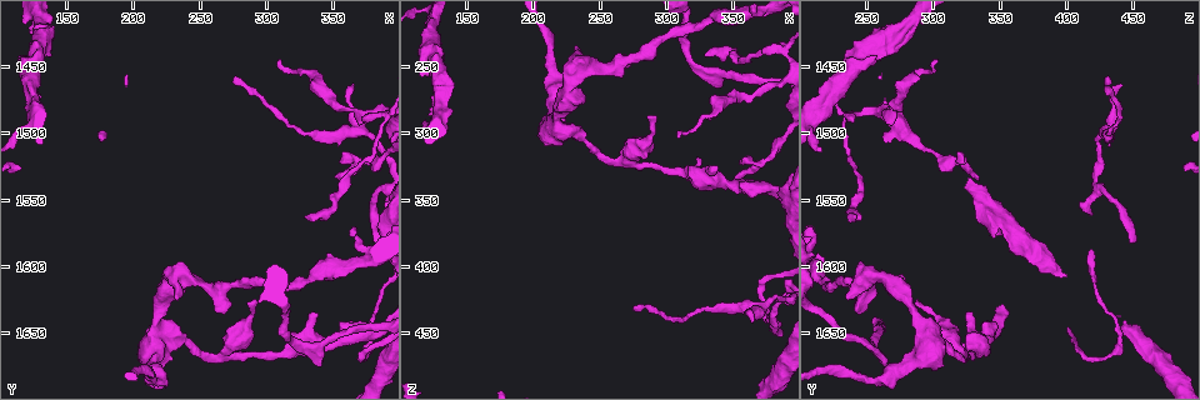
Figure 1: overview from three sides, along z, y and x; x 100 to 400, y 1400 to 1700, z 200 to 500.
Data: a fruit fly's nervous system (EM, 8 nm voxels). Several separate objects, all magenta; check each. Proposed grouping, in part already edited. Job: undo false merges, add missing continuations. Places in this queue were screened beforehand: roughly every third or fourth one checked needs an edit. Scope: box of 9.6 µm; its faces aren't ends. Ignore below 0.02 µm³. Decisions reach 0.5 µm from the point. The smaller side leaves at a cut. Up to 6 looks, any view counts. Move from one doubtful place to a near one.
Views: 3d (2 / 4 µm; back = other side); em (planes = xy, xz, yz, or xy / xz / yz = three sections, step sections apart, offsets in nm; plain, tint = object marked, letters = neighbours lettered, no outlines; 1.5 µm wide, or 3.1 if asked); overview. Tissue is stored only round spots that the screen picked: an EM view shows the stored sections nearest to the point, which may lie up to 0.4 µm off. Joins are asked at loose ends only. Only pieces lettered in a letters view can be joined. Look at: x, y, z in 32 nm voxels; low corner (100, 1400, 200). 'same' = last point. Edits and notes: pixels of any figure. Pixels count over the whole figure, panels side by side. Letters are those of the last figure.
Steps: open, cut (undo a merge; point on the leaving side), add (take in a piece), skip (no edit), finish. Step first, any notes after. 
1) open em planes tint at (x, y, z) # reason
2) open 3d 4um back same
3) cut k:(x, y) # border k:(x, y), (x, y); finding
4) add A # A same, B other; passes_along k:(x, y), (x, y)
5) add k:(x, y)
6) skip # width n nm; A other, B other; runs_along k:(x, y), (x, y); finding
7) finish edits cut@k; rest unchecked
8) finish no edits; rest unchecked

open em planes plain at (374, 1492, 240) # free end

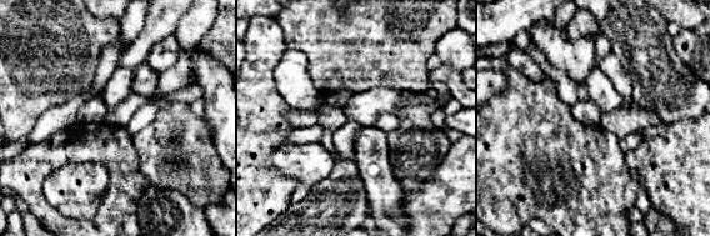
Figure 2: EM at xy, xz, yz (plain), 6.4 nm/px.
open em planes letters same # what lies round it

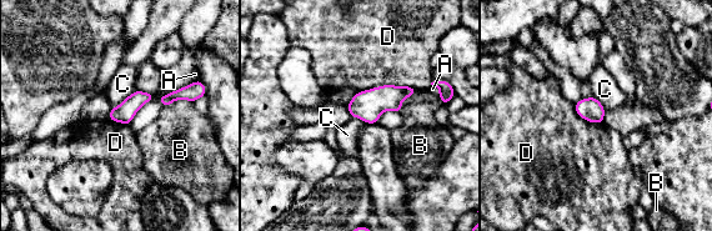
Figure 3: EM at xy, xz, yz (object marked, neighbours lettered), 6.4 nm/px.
skip # A other, B other, C other, D other; runs_along 3:(187, 95), (140, 98), (111, 116); none of them fits

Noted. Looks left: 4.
open em planes tint at (328, 1564, 240) # branch stops here

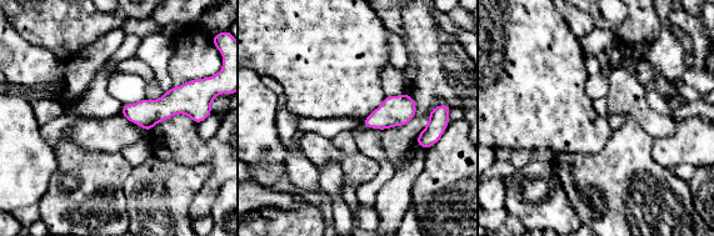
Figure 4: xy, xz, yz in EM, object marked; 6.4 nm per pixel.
open em planes letters same

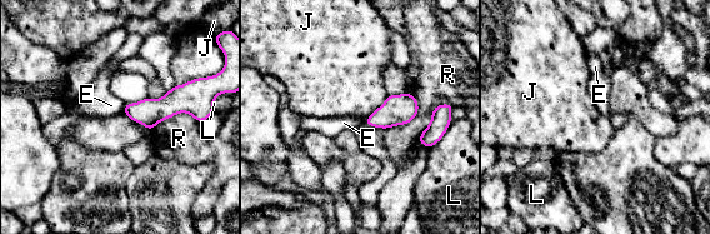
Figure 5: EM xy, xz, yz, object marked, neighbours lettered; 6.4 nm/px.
skip # E other, J other, L other, R other; border 5:(388, 95), (364, 122); no lettered piece goes on from it

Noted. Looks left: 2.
open em yz step 8 letters at (274, 1460, 432) # long arm stops here

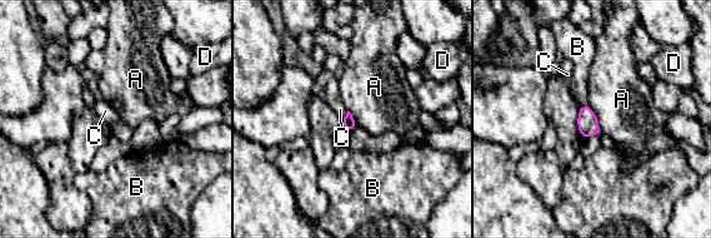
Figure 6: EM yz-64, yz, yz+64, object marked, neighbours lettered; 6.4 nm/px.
skip # A other, B other, C other, D other; border 6:(348, 110), (341, 118); none of them fits

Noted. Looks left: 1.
finish no edits; rest unchecked

